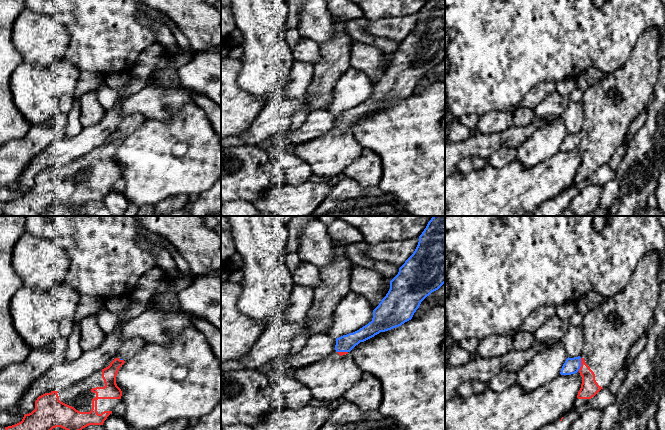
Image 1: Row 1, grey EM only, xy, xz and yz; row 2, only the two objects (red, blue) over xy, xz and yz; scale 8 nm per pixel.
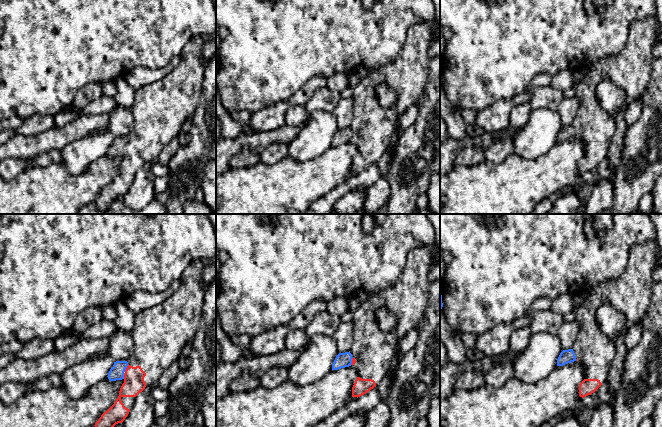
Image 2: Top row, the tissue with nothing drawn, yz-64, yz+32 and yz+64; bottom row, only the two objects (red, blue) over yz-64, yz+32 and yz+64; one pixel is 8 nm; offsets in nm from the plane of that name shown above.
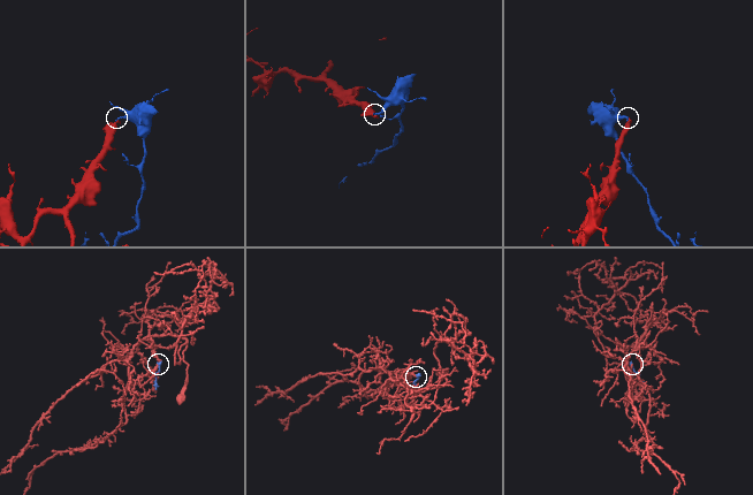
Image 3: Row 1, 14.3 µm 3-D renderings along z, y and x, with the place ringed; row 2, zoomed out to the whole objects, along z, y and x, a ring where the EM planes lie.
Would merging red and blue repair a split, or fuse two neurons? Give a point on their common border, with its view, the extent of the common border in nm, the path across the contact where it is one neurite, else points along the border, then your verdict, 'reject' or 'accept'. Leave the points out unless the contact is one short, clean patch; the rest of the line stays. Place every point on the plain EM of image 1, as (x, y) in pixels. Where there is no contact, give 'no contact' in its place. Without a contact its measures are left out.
yz (581, 140) | 110 nm | across yz (589, 164), (588, 151), (581, 140), (572, 141) | accept

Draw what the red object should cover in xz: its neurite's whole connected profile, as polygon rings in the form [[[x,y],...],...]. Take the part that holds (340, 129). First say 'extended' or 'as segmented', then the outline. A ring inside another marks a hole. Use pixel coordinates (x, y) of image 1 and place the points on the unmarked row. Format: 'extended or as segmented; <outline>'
extended; [[[427,0],[419,12],[415,27],[399,44],[398,50],[390,57],[388,69],[373,86],[372,97],[353,109],[336,114],[336,128],[340,132],[348,130],[360,118],[364,118],[380,108],[399,103],[411,96],[421,78],[444,59],[445,0]]]

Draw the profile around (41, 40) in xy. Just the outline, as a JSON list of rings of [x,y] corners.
[[[25,8],[14,22],[12,41],[28,64],[49,67],[63,59],[70,40],[66,27],[50,15]]]

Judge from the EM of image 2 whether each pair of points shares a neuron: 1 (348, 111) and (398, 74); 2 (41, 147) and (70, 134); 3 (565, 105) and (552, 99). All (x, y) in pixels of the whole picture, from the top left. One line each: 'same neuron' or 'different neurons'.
1: different neurons
2: same neuron
3: different neurons

